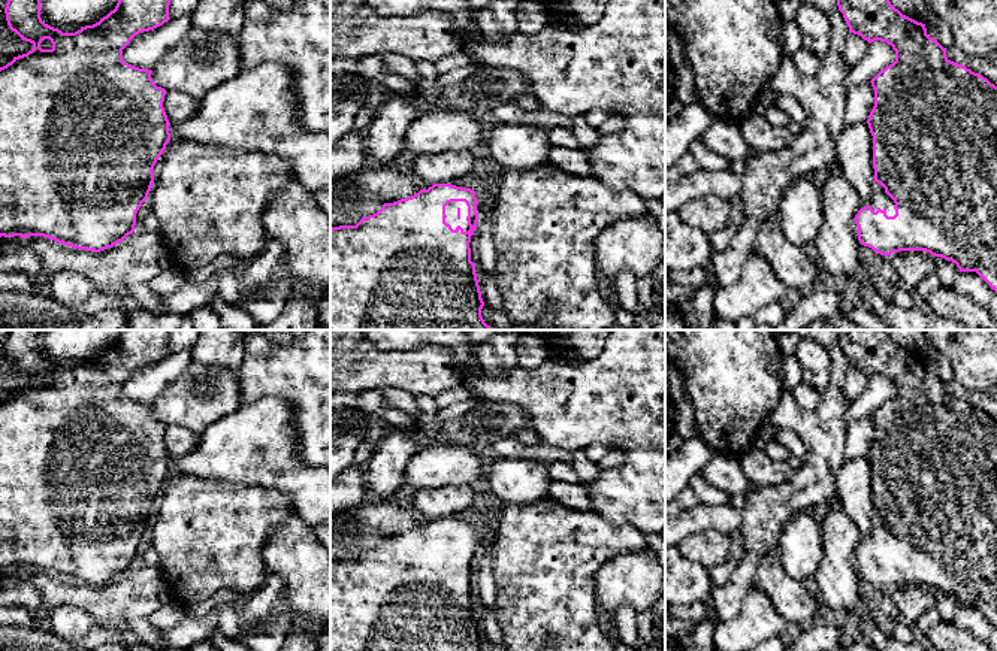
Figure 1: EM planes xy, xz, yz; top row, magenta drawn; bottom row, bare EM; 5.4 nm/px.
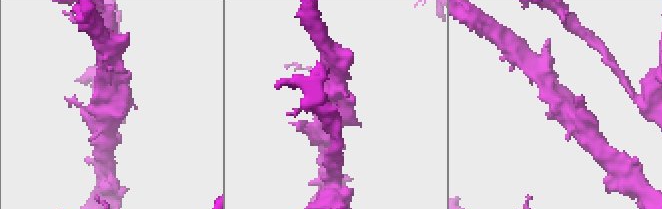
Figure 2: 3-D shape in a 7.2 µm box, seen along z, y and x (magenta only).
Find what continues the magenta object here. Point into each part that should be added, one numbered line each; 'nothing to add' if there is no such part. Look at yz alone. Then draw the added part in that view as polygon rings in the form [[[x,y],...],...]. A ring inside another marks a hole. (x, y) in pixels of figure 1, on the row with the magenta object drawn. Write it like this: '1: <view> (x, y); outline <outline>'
1: yz (879, 199); outline [[[874,182],[870,200],[861,205],[861,208],[870,206],[874,212],[880,208],[882,211],[886,211],[888,217],[894,217],[894,205],[894,200],[885,193],[885,188],[880,184]]]

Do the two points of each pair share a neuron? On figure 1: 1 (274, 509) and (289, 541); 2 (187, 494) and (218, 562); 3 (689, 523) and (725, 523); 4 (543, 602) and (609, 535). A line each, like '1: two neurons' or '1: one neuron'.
1: two neurons
2: one neuron
3: one neuron
4: one neuron

